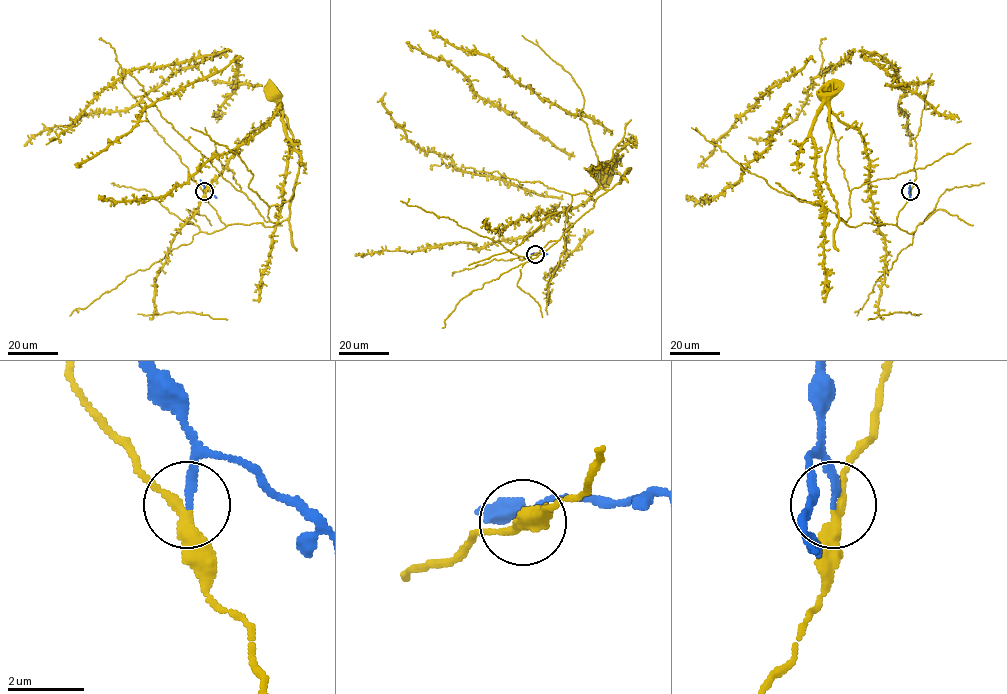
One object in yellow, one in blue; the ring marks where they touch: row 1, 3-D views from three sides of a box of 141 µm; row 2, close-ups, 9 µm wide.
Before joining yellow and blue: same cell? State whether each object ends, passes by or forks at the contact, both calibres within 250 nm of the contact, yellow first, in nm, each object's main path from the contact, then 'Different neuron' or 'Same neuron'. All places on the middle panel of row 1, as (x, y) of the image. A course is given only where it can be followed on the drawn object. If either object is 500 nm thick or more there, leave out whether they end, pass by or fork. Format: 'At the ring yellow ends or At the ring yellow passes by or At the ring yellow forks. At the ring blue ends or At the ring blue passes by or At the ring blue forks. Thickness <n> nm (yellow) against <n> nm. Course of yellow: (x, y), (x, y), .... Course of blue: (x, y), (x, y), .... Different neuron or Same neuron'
At the ring yellow passes by. At the ring blue ends. Thickness 300 nm (yellow) against 200 nm. Course of yellow: (534, 254), (549, 242), (556, 240), (630, 169), (623, 175), (611, 174), (611, 167), (607, 165). Course of blue: (534, 254), (548, 253). Different neuron

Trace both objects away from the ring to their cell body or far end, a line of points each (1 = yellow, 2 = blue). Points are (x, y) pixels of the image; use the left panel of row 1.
1: (203, 191), (225, 225), (262, 223), (271, 226), (289, 217), (299, 154), (287, 118), (279, 107), (276, 89)
2: (203, 191), (207, 187), (217, 197)

